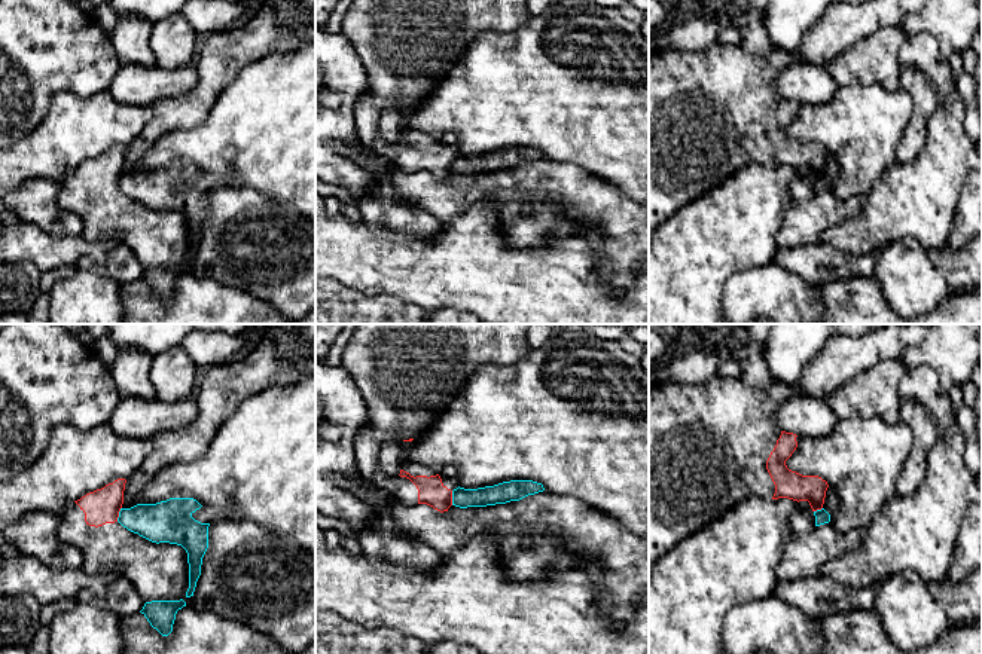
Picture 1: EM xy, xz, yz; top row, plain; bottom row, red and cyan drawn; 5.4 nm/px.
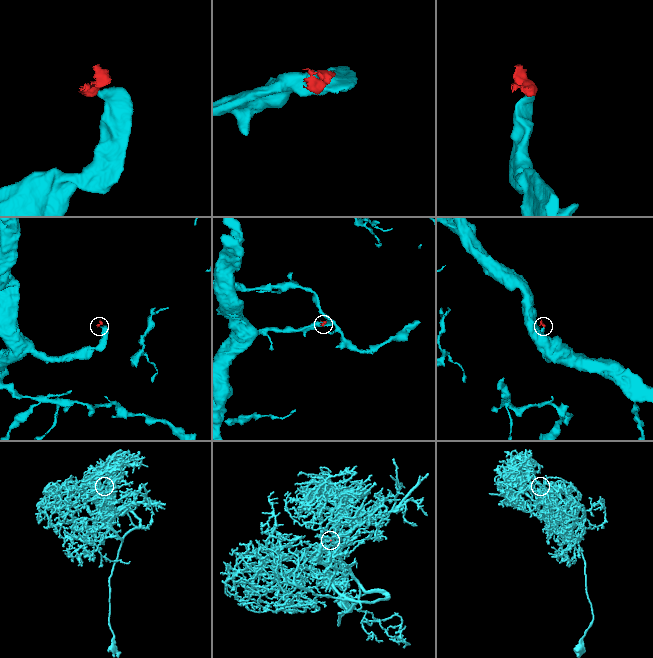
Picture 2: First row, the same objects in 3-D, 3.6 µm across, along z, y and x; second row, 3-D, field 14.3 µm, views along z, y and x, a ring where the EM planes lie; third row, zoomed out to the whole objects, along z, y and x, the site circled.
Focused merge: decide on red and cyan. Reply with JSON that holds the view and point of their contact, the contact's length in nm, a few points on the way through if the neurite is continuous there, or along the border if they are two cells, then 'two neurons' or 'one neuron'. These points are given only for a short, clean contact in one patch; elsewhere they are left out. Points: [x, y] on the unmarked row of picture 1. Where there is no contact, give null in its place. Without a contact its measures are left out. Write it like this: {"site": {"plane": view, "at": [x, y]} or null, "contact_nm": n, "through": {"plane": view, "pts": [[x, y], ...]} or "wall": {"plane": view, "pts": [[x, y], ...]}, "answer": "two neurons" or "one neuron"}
{"site": {"plane": "xz", "at": [451, 165]}, "contact_nm": 80, "wall": {"plane": "xz", "pts": [[451, 158], [453, 171]]}, "answer": "two neurons"}

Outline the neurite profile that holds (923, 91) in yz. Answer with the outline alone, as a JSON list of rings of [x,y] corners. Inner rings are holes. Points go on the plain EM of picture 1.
[[[902,64],[902,89],[914,98],[914,113],[897,150],[897,162],[912,162],[927,140],[927,123],[937,109],[936,88],[915,67]]]

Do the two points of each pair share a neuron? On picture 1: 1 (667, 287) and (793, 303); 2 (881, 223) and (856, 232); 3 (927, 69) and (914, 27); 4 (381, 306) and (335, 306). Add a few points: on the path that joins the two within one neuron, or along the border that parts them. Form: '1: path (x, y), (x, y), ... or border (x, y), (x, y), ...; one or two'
1: border (747, 269), (738, 271), (726, 283), (720, 308); two
2: path (875, 226), (862, 232); one
3: border (906, 33), (927, 33), (936, 43), (941, 60); two
4: path (369, 306), (347, 306); one

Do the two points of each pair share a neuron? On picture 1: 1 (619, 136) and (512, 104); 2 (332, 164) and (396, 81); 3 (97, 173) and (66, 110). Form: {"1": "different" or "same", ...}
{"1": "same", "2": "different", "3": "different"}

